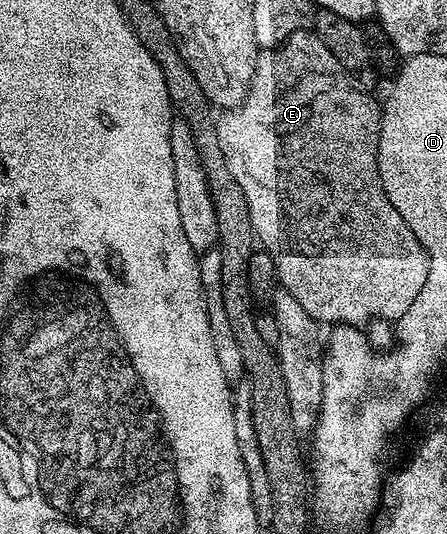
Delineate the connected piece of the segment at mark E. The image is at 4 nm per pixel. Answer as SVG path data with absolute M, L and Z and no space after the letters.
M309 29L296 31L281 46L262 50L258 54L253 82L249 85L245 100L238 107L222 110L215 119L219 149L223 149L223 157L227 157L227 165L235 176L235 181L239 181L239 189L243 189L243 197L247 197L247 209L251 213L256 242L272 257L273 267L277 270L276 282L287 293L291 293L291 297L295 297L295 301L299 301L299 305L303 305L303 309L307 309L307 313L311 313L311 317L322 325L365 325L375 319L401 319L403 313L411 309L411 301L419 297L429 272L429 254L425 252L419 237L411 233L411 225L403 221L399 209L391 205L379 177L377 150L382 104L376 103L367 92L360 91L349 79L352 79L350 72L345 70L335 52L327 49L327 45L316 33Z

